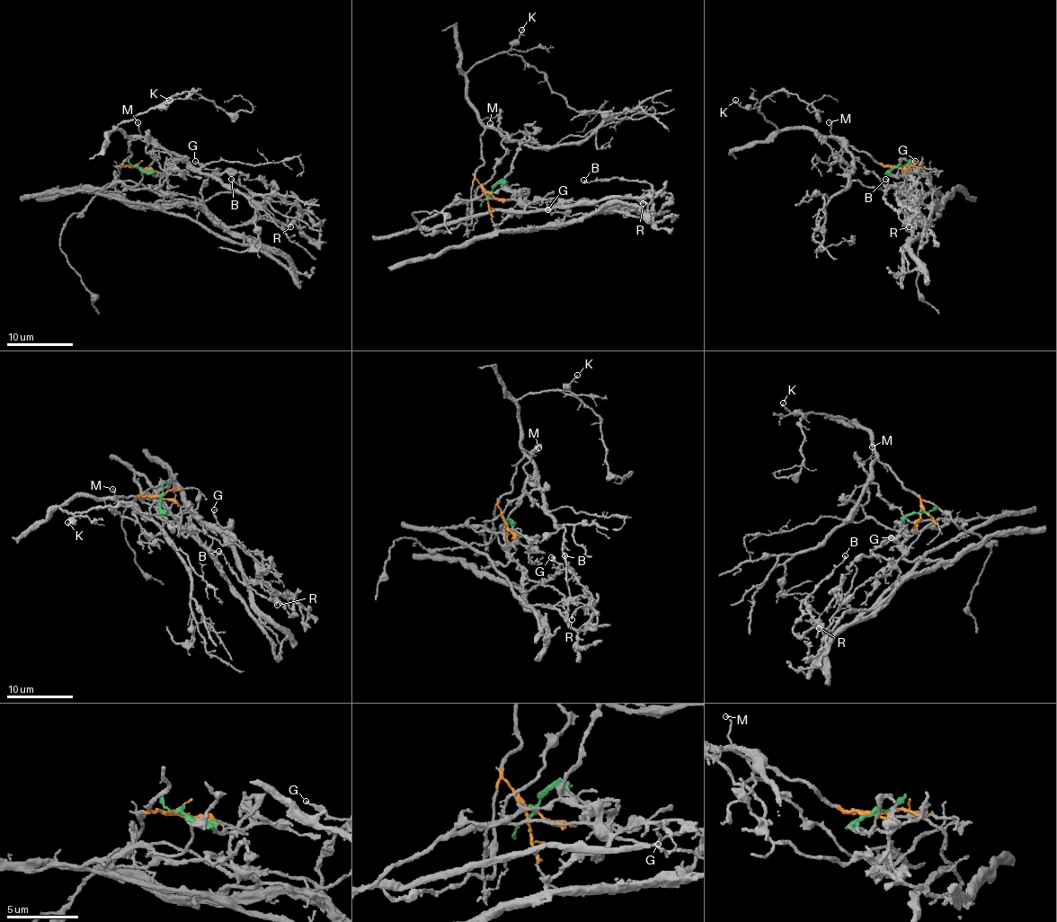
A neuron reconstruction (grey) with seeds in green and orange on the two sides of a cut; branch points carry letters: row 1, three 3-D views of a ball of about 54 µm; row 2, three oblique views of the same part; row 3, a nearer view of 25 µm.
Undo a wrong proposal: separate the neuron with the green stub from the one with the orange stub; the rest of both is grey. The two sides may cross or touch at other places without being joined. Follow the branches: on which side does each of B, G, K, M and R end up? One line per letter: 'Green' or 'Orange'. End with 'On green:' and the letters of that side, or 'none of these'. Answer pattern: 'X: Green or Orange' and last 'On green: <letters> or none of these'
B: Green
G: Green
K: Orange
M: Orange
R: Green
On green: B, G, R

